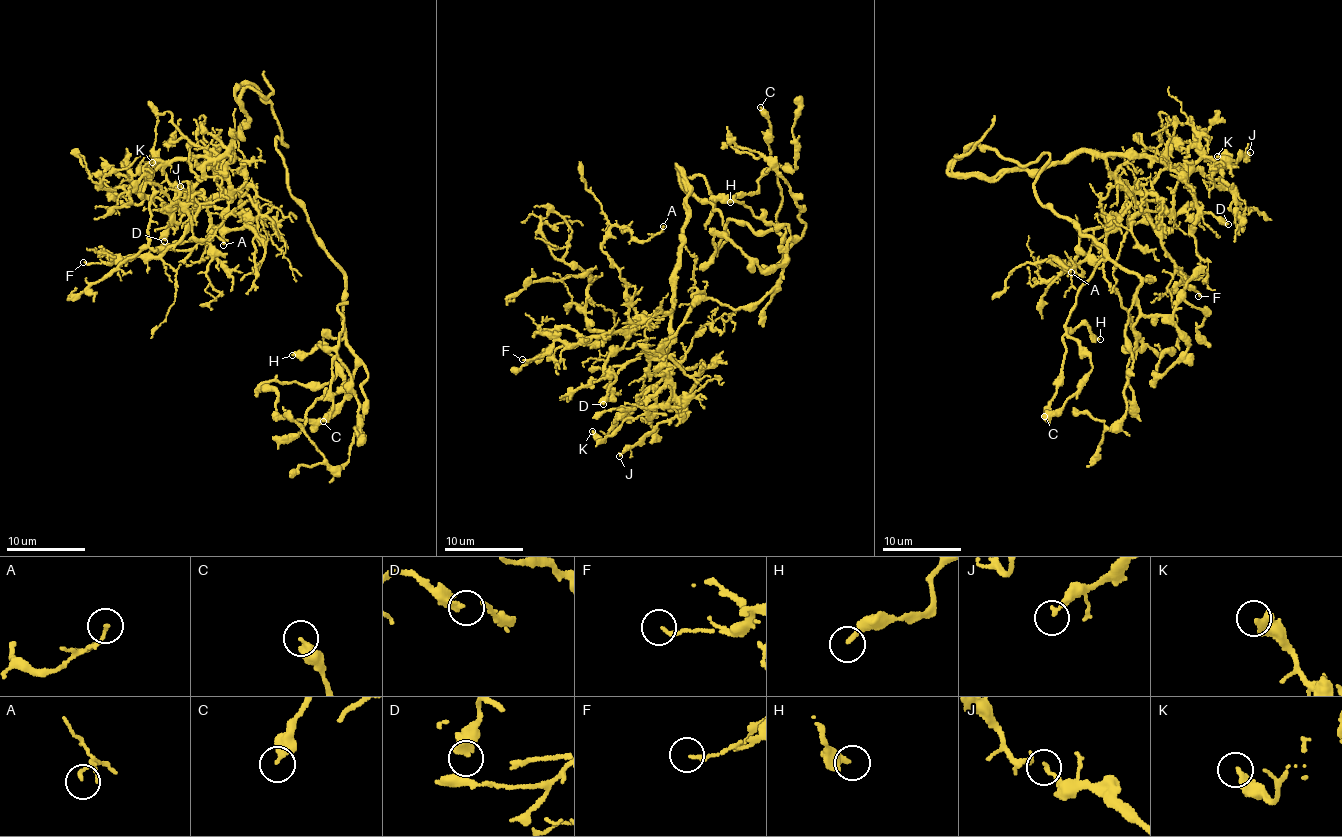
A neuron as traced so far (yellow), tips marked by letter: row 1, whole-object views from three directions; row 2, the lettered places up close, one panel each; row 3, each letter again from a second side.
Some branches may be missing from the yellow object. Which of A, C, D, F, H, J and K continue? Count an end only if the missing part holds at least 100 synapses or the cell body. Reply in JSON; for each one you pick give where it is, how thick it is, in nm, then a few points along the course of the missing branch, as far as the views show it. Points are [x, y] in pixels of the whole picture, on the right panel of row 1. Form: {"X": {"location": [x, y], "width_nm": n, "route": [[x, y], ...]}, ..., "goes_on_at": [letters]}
{"goes_on_at": []}

